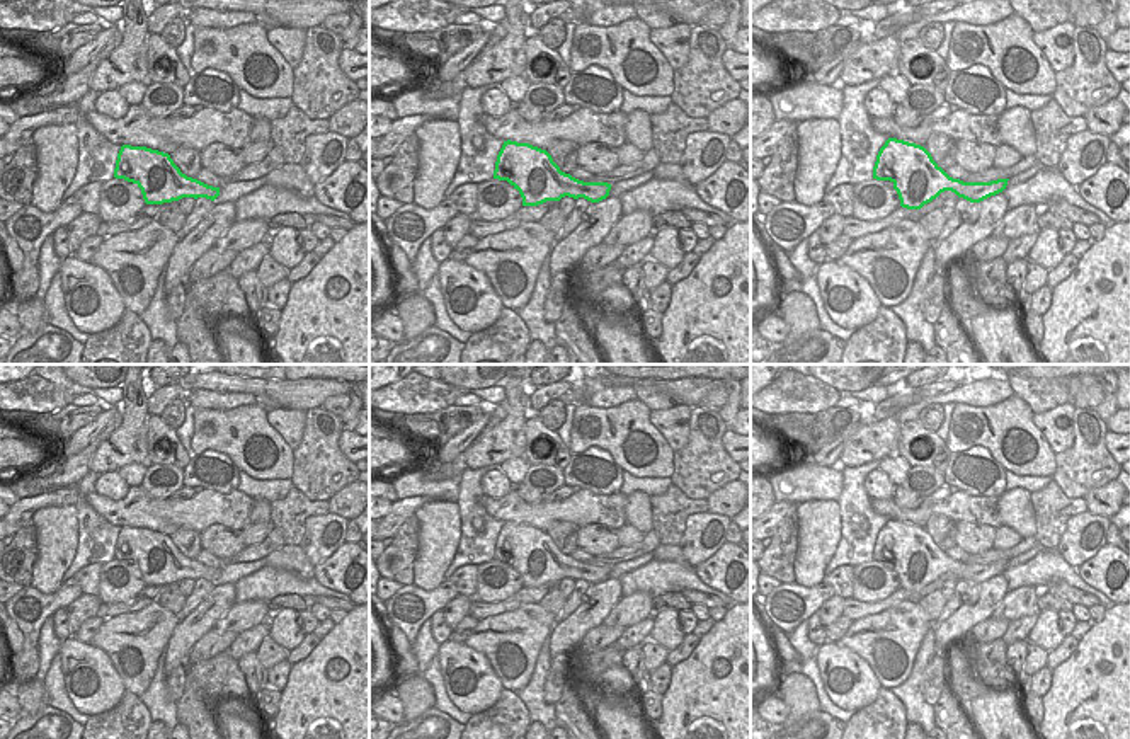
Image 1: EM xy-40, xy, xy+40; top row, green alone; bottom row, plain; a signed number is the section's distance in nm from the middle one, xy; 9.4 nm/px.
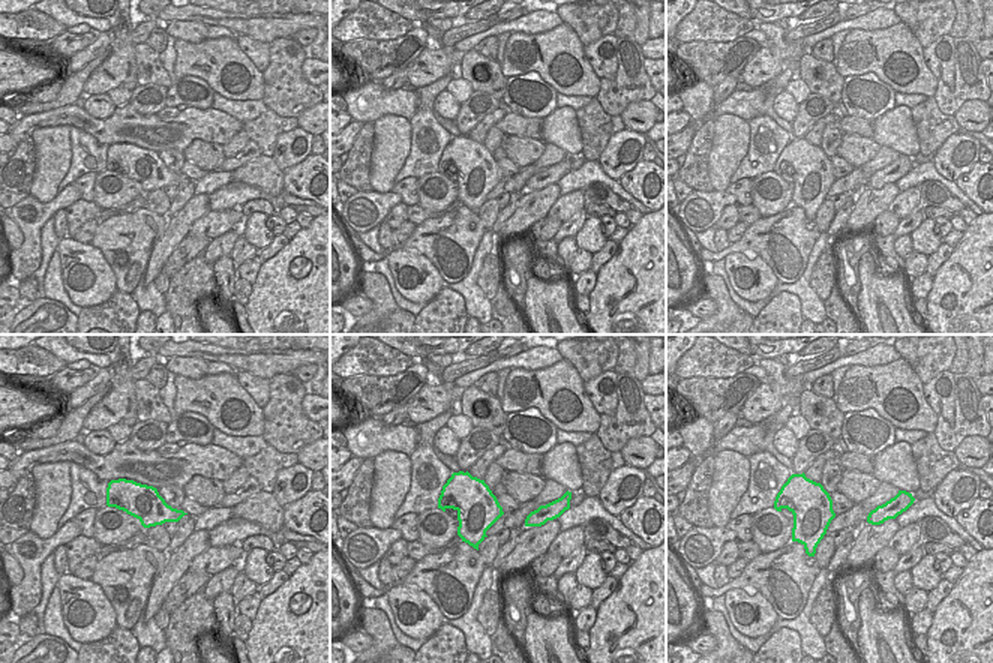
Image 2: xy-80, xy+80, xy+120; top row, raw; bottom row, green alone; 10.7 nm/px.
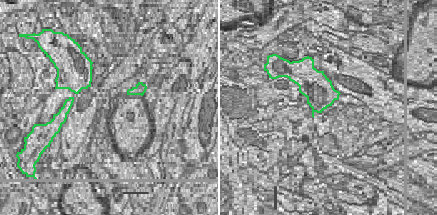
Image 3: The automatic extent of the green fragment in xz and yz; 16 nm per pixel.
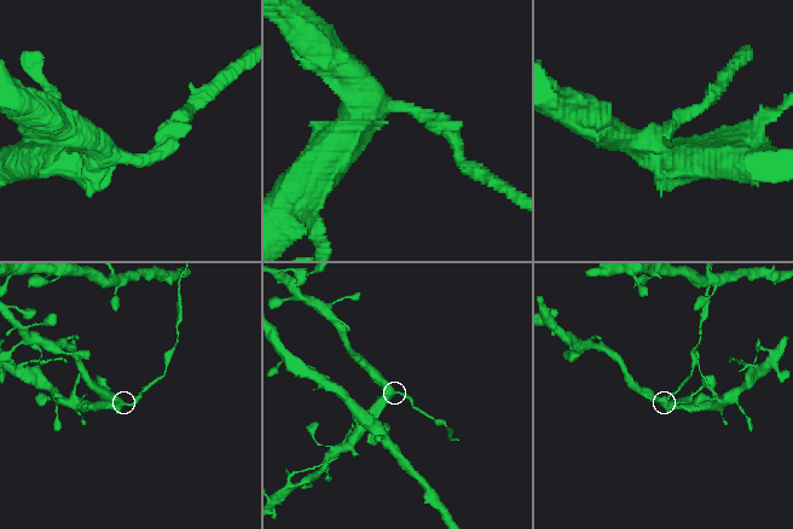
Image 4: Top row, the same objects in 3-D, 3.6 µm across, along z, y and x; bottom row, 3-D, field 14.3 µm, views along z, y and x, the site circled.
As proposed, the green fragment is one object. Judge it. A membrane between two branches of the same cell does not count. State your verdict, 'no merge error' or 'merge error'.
merge error

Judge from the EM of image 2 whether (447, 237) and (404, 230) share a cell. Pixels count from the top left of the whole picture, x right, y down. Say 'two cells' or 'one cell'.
two cells

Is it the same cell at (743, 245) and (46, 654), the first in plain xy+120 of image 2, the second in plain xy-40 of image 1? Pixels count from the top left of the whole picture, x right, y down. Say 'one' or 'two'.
two

